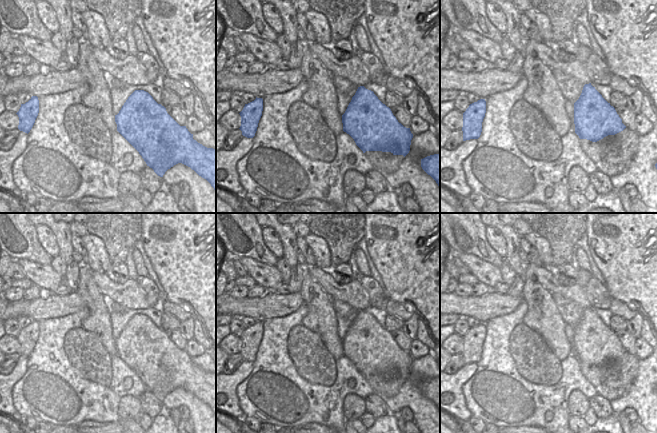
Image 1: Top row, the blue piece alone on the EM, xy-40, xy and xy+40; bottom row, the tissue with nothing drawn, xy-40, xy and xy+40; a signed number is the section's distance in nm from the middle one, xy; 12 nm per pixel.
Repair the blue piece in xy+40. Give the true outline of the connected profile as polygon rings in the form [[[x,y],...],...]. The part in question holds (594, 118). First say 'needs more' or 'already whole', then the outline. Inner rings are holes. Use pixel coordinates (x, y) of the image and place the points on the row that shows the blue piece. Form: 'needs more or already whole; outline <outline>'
already whole; outline [[[591,83],[584,85],[579,99],[574,103],[574,124],[579,138],[592,142],[615,135],[626,128],[615,108]]]

